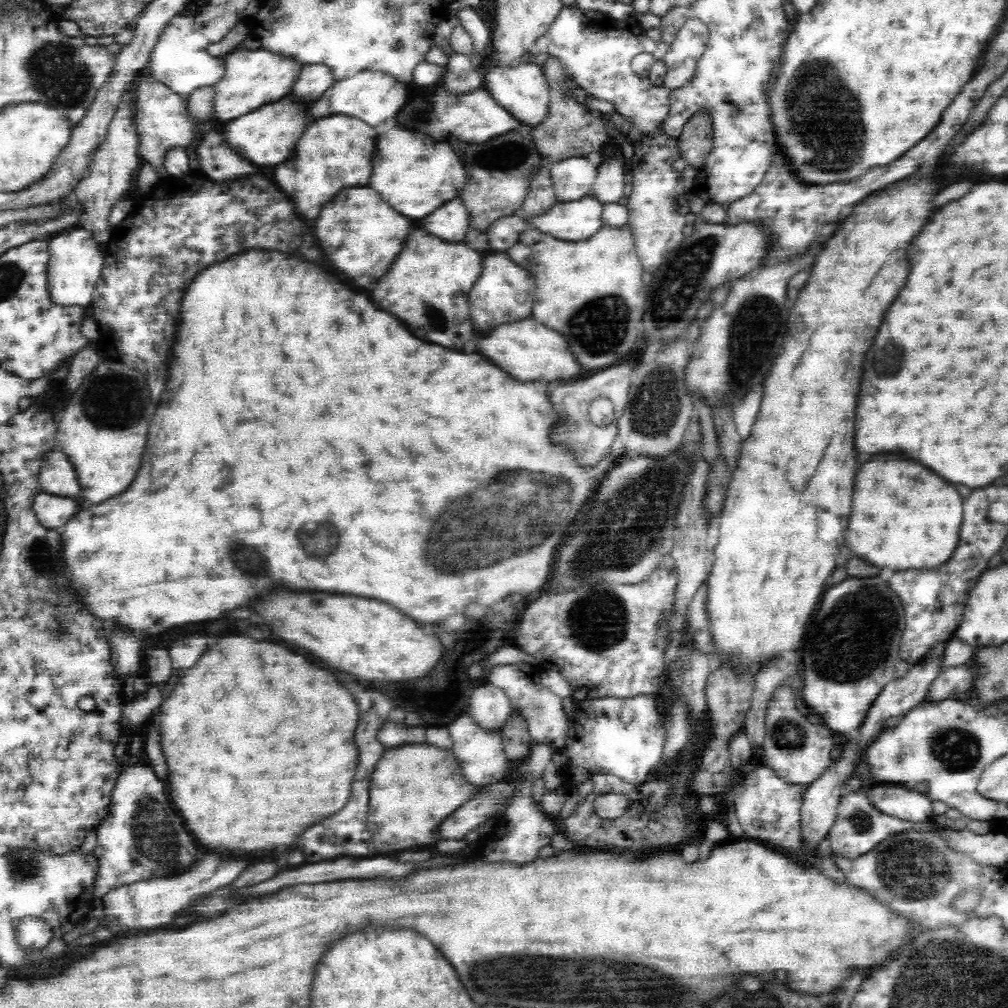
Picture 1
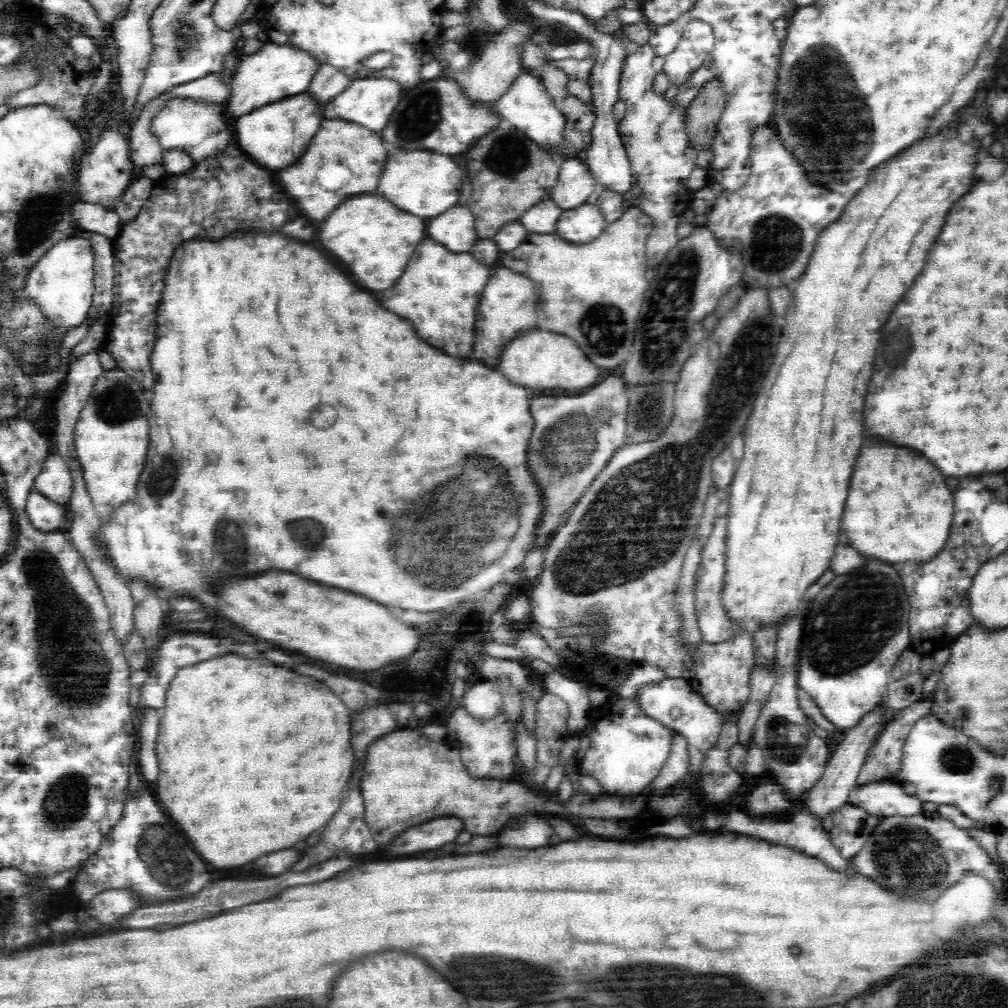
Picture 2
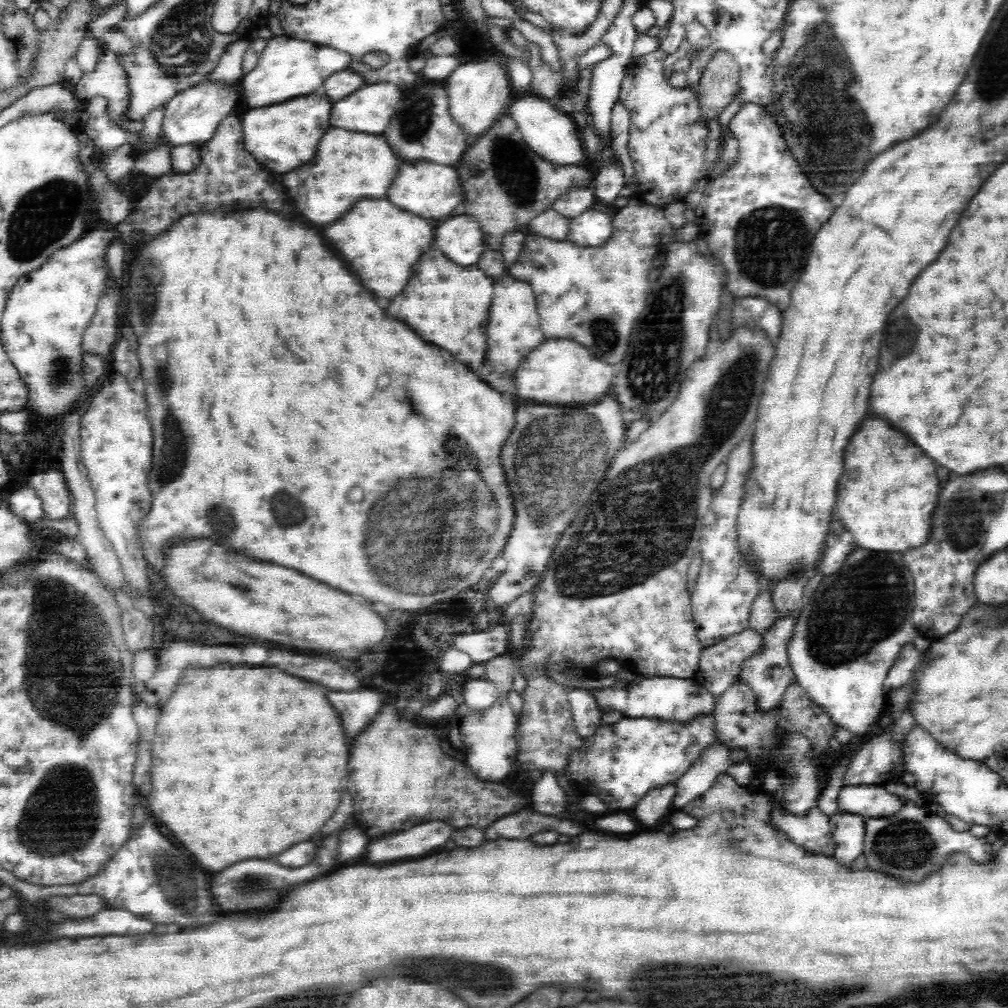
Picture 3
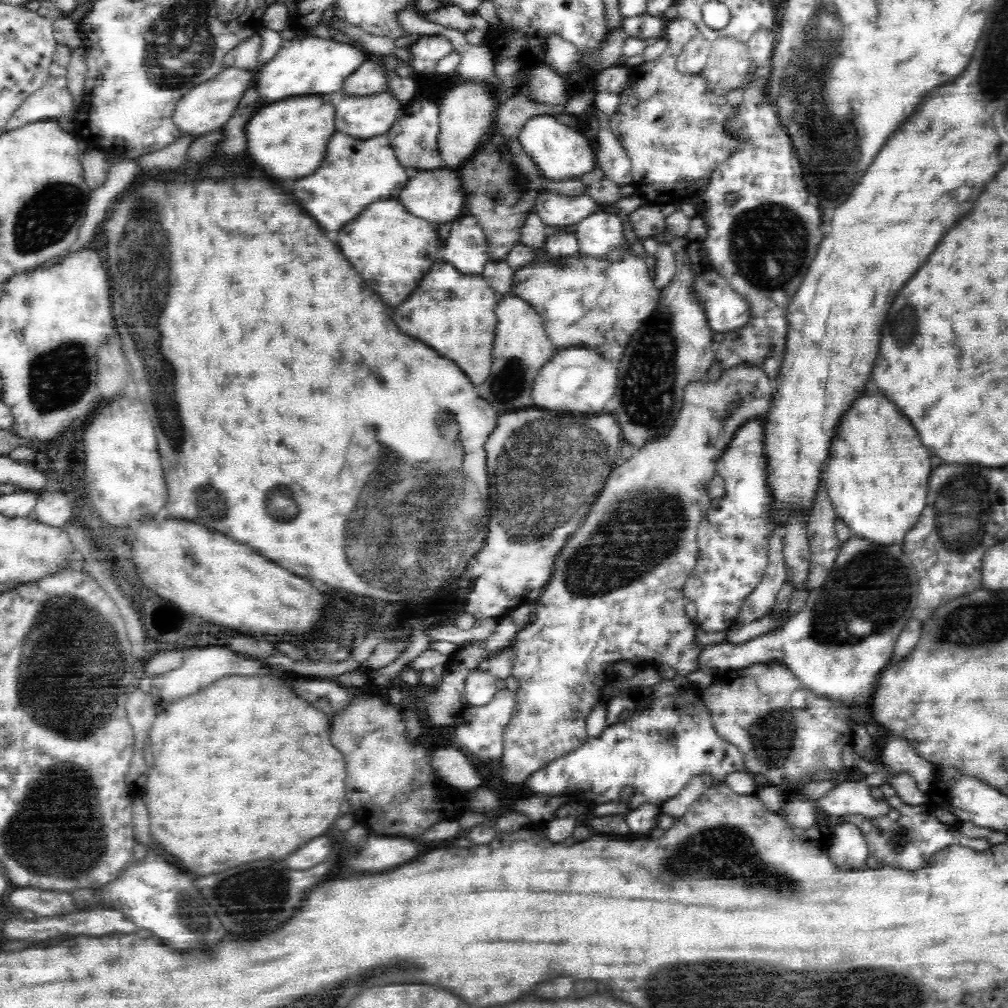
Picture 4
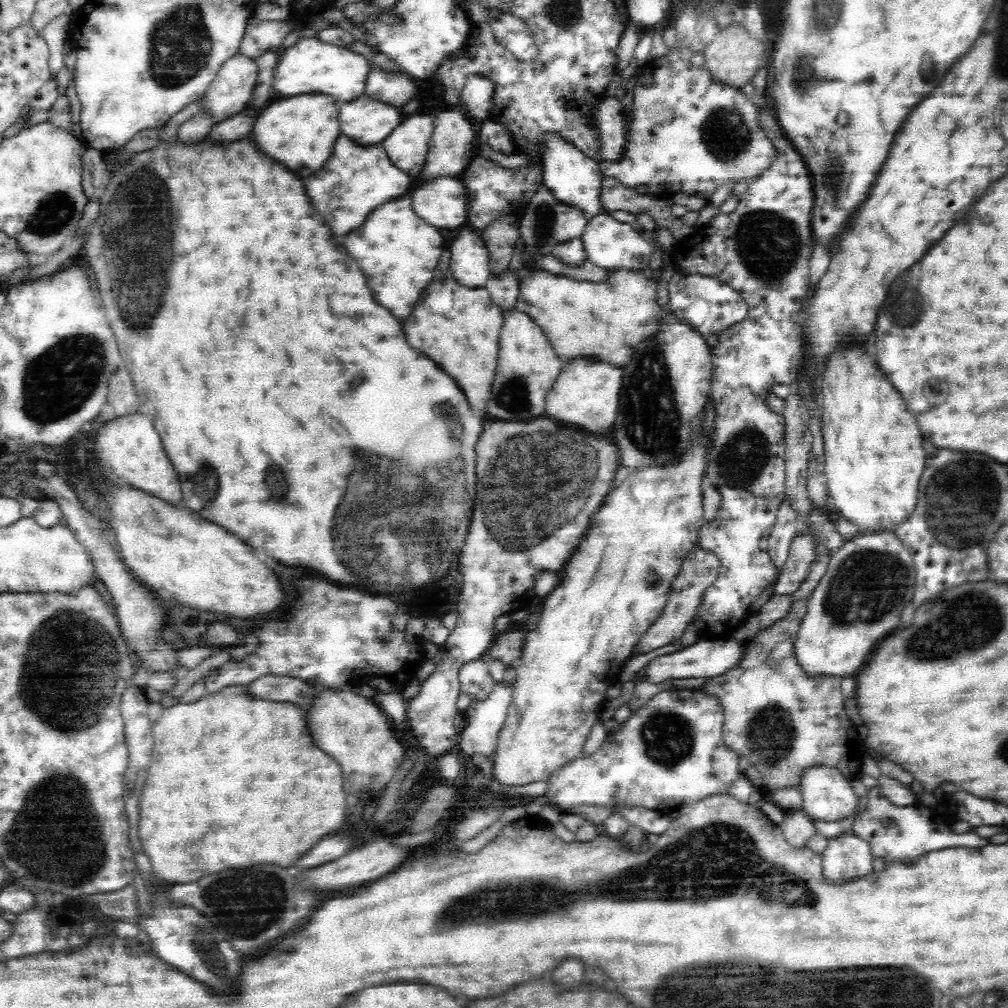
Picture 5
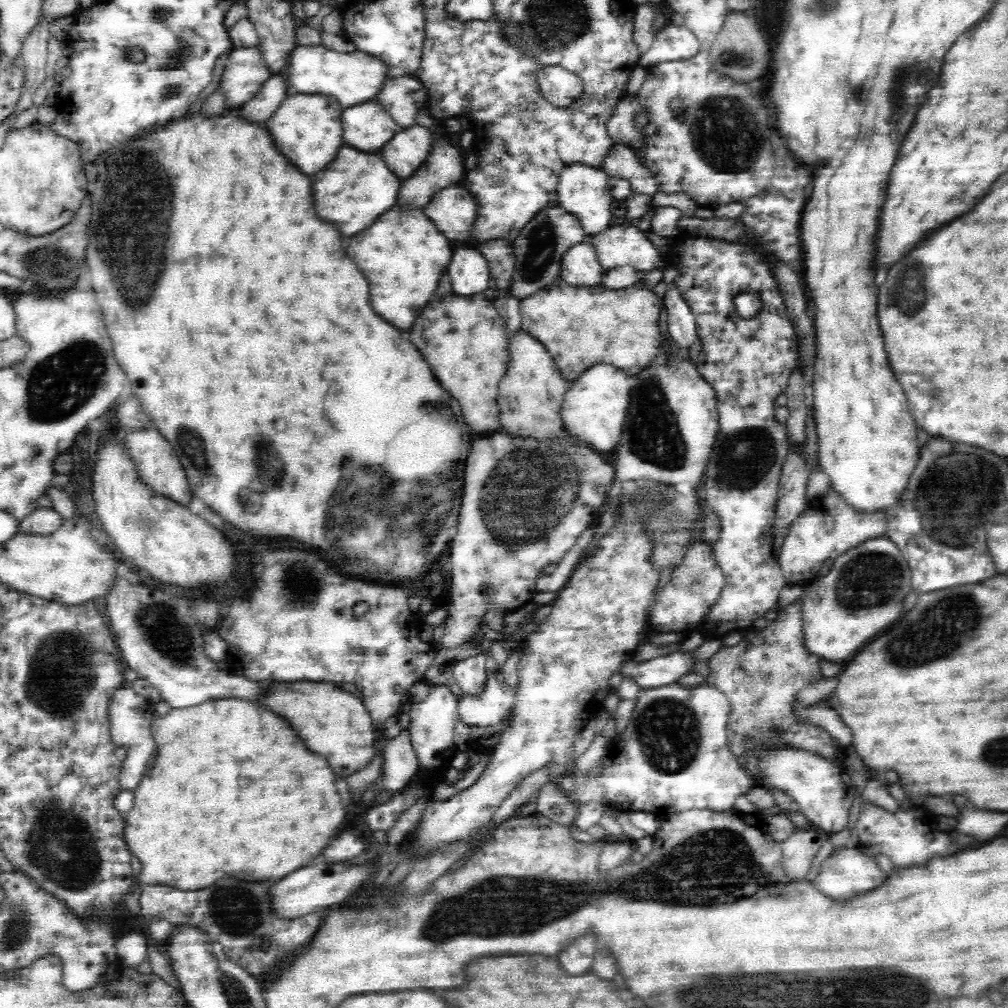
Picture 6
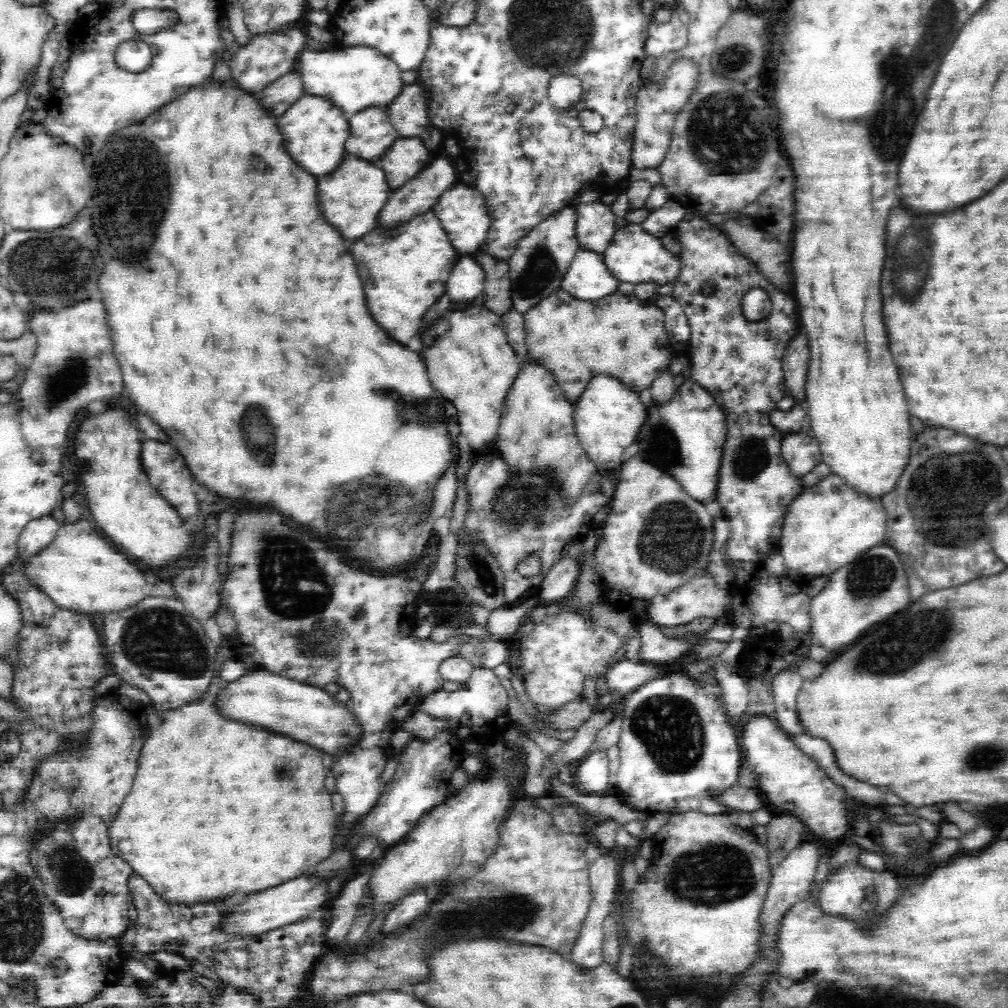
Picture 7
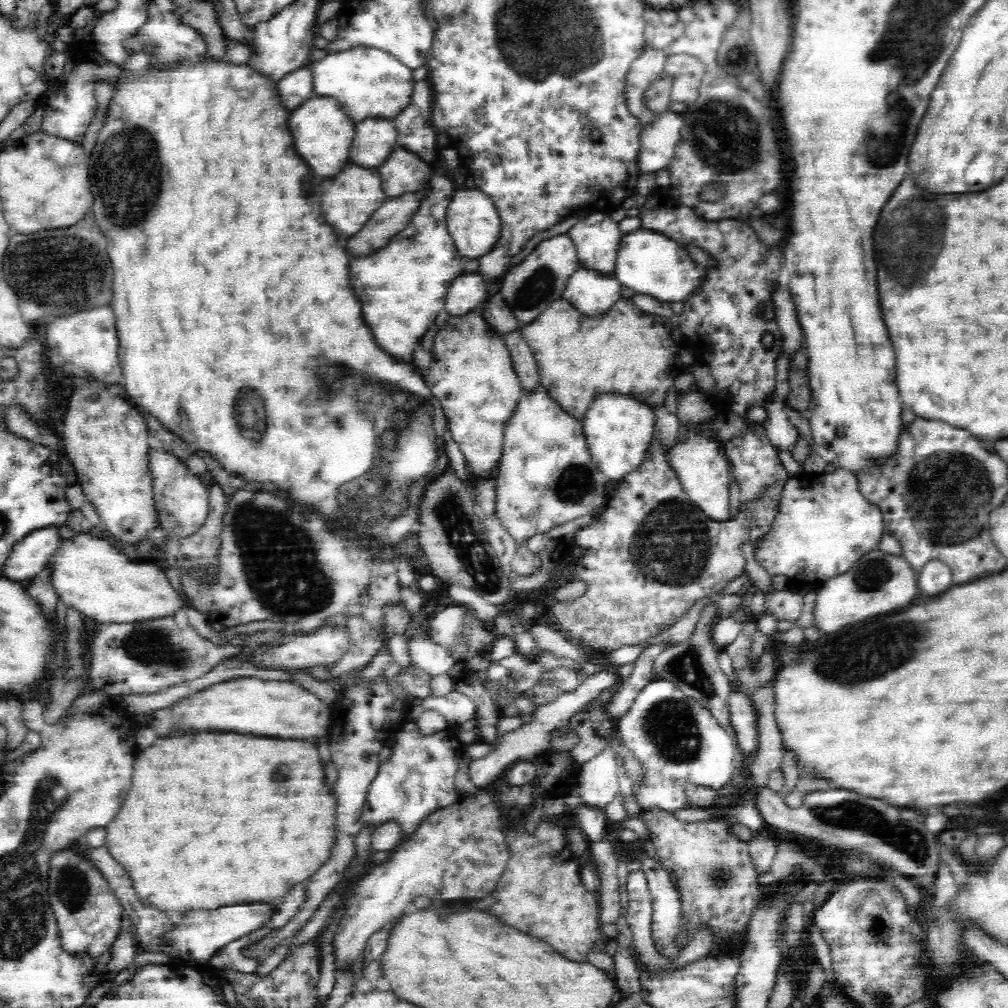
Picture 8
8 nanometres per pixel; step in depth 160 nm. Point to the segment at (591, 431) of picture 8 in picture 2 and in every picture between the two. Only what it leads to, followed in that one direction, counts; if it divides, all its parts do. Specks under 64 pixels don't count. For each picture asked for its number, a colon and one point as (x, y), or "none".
2: (538, 360)
3: (557, 371)
4: (577, 380)
5: (585, 393)
6: (594, 408)
7: (607, 417)

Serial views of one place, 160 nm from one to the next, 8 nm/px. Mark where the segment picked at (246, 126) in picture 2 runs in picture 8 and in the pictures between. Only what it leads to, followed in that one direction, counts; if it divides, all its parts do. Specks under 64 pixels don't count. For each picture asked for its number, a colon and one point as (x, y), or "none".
3: (281, 137)
4: (287, 139)
5: (298, 132)
6: (307, 129)
7: (315, 130)
8: (322, 135)

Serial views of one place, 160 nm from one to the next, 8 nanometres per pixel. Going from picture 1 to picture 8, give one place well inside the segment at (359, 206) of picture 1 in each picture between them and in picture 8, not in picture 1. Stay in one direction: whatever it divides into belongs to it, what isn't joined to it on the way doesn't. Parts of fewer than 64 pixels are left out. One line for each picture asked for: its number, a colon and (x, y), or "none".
2: (373, 239)
3: (379, 242)
4: (390, 249)
5: (397, 251)
6: (404, 255)
7: (404, 274)
8: (402, 288)

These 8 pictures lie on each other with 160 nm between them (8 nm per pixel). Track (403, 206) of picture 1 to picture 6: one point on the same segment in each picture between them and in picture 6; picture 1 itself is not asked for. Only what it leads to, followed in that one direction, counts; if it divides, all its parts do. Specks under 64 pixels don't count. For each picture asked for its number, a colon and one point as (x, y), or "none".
2: (432, 183)
3: (431, 190)
4: (436, 195)
5: (442, 201)
6: (453, 210)

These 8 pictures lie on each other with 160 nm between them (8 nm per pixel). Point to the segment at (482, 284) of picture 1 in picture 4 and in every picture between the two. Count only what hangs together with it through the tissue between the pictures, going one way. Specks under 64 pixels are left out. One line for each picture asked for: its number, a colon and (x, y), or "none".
2: (508, 307)
3: (514, 330)
4: (521, 347)

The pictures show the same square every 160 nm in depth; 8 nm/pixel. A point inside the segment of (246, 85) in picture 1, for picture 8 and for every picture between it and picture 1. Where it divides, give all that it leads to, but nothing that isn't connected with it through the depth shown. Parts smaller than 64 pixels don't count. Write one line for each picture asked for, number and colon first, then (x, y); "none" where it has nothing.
2: (276, 71)
3: (287, 68)
4: (305, 65)
5: (310, 66)
6: (352, 78)
7: (359, 77)
8: (367, 82)

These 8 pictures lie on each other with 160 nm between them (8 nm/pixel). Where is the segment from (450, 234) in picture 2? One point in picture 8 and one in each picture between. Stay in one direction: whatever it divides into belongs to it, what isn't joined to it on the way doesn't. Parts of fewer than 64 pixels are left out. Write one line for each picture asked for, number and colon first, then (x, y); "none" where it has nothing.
3: (461, 240)
4: (466, 249)
5: (470, 262)
6: (468, 271)
7: (466, 282)
8: (467, 291)

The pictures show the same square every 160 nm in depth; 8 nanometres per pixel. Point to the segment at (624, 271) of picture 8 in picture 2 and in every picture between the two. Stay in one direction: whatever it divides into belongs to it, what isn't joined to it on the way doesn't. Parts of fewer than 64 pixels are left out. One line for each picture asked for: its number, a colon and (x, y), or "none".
2: (582, 224)
3: (592, 228)
4: (599, 234)
5: (609, 243)
6: (623, 244)
7: (636, 256)

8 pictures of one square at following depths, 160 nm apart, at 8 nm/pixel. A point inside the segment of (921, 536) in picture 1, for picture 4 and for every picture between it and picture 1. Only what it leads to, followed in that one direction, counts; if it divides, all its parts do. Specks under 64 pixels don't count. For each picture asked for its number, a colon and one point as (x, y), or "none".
2: (898, 508)
3: (889, 490)
4: (876, 481)

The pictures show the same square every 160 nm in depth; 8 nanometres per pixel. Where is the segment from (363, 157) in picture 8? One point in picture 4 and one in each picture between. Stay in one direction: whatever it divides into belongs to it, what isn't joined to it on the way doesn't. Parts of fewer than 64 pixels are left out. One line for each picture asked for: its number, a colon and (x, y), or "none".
4: (361, 116)
5: (366, 121)
6: (367, 126)
7: (371, 132)

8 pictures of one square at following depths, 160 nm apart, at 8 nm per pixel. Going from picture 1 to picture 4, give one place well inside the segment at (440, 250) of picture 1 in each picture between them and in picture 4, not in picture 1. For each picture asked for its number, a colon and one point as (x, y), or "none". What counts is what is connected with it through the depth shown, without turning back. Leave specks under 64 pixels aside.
2: (437, 292)
3: (447, 304)
4: (456, 313)

